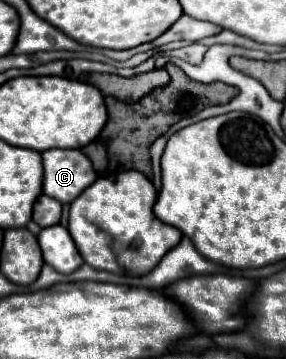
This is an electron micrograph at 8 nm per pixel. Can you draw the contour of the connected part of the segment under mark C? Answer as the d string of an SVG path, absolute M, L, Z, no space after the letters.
M45 150L41 156L43 192L63 204L73 202L97 178L81 150Z

